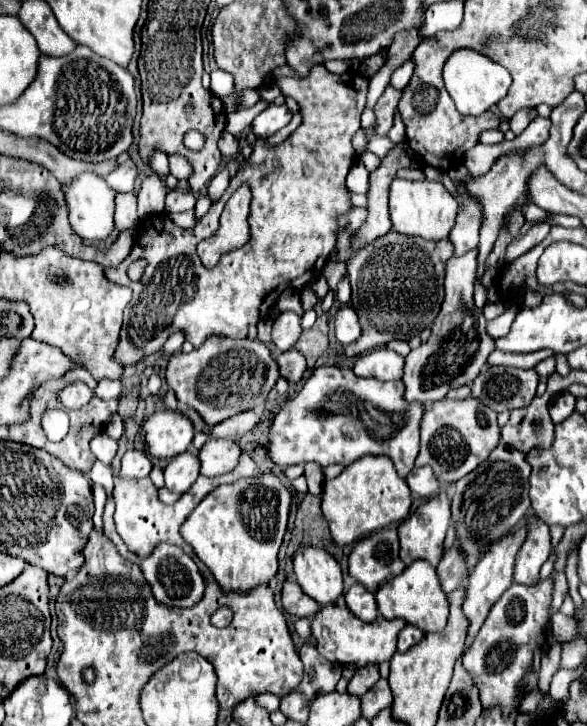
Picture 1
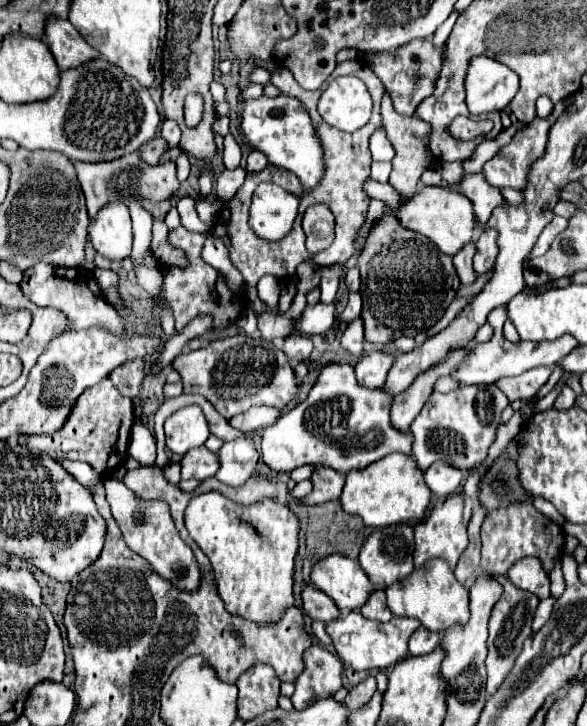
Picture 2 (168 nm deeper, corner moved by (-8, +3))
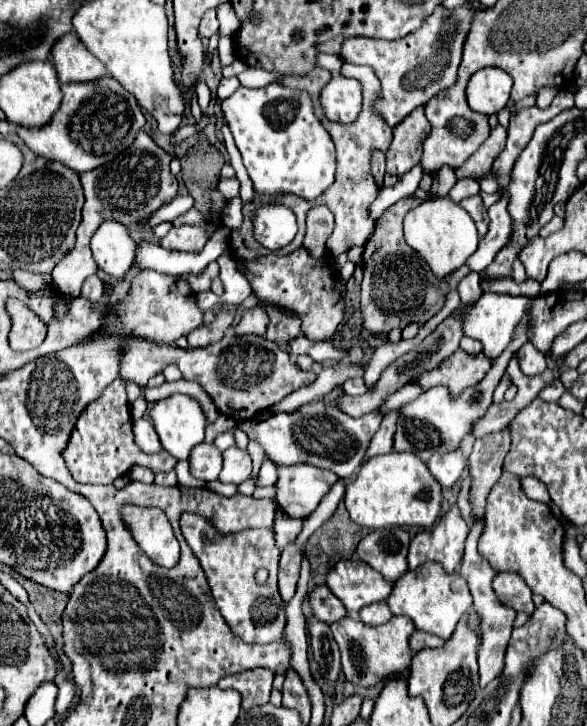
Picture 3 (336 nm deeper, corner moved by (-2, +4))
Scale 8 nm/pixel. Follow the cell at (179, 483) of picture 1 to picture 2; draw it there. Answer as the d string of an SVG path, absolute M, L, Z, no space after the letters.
M205 447L191 449L183 459L181 459L181 479L207 479L213 477L219 469L219 459L217 453L211 453Z

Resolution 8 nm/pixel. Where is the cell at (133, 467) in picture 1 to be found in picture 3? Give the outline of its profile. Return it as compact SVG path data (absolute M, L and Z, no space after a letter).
M147 418L135 420L133 432L135 432L135 442L137 442L137 446L139 446L143 452L153 454L153 452L159 452L159 450L161 450L161 442L159 442L159 438L157 438L157 432L153 430L153 424L151 424Z

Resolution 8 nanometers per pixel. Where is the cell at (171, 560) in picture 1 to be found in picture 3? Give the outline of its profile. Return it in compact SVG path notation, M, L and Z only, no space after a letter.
M123 506L123 518L141 550L155 564L171 568L179 562L179 542L173 536L167 516L159 508Z

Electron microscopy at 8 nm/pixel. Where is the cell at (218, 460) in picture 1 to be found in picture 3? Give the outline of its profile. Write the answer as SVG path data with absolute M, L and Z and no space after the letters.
M229 448L223 452L223 470L219 474L221 482L241 484L251 474L251 456L247 450Z

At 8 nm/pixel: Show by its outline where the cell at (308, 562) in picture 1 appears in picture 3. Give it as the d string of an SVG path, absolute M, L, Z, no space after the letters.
M359 558L339 560L327 576L327 586L343 602L347 612L353 614L367 604L387 600L393 590L393 582L385 580Z

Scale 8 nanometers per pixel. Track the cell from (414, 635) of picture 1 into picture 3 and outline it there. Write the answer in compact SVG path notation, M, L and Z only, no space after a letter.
M415 630L409 638L409 644L411 644L411 650L413 652L419 652L423 648L439 648L443 644L441 638L433 636L433 634L427 634L427 632L421 632L421 630Z

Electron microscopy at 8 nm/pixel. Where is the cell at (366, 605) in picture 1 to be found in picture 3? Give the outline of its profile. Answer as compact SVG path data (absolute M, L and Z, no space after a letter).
M375 602L375 604L369 604L369 606L365 606L361 612L359 612L359 616L361 616L361 620L365 622L365 624L385 624L387 620L391 620L391 610L389 610L389 606L387 606L387 602Z

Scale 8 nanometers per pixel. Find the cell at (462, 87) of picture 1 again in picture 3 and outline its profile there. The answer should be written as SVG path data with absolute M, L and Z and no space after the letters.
M501 68L477 70L467 84L469 108L485 116L499 114L499 110L503 110L509 102L511 84L511 76Z

